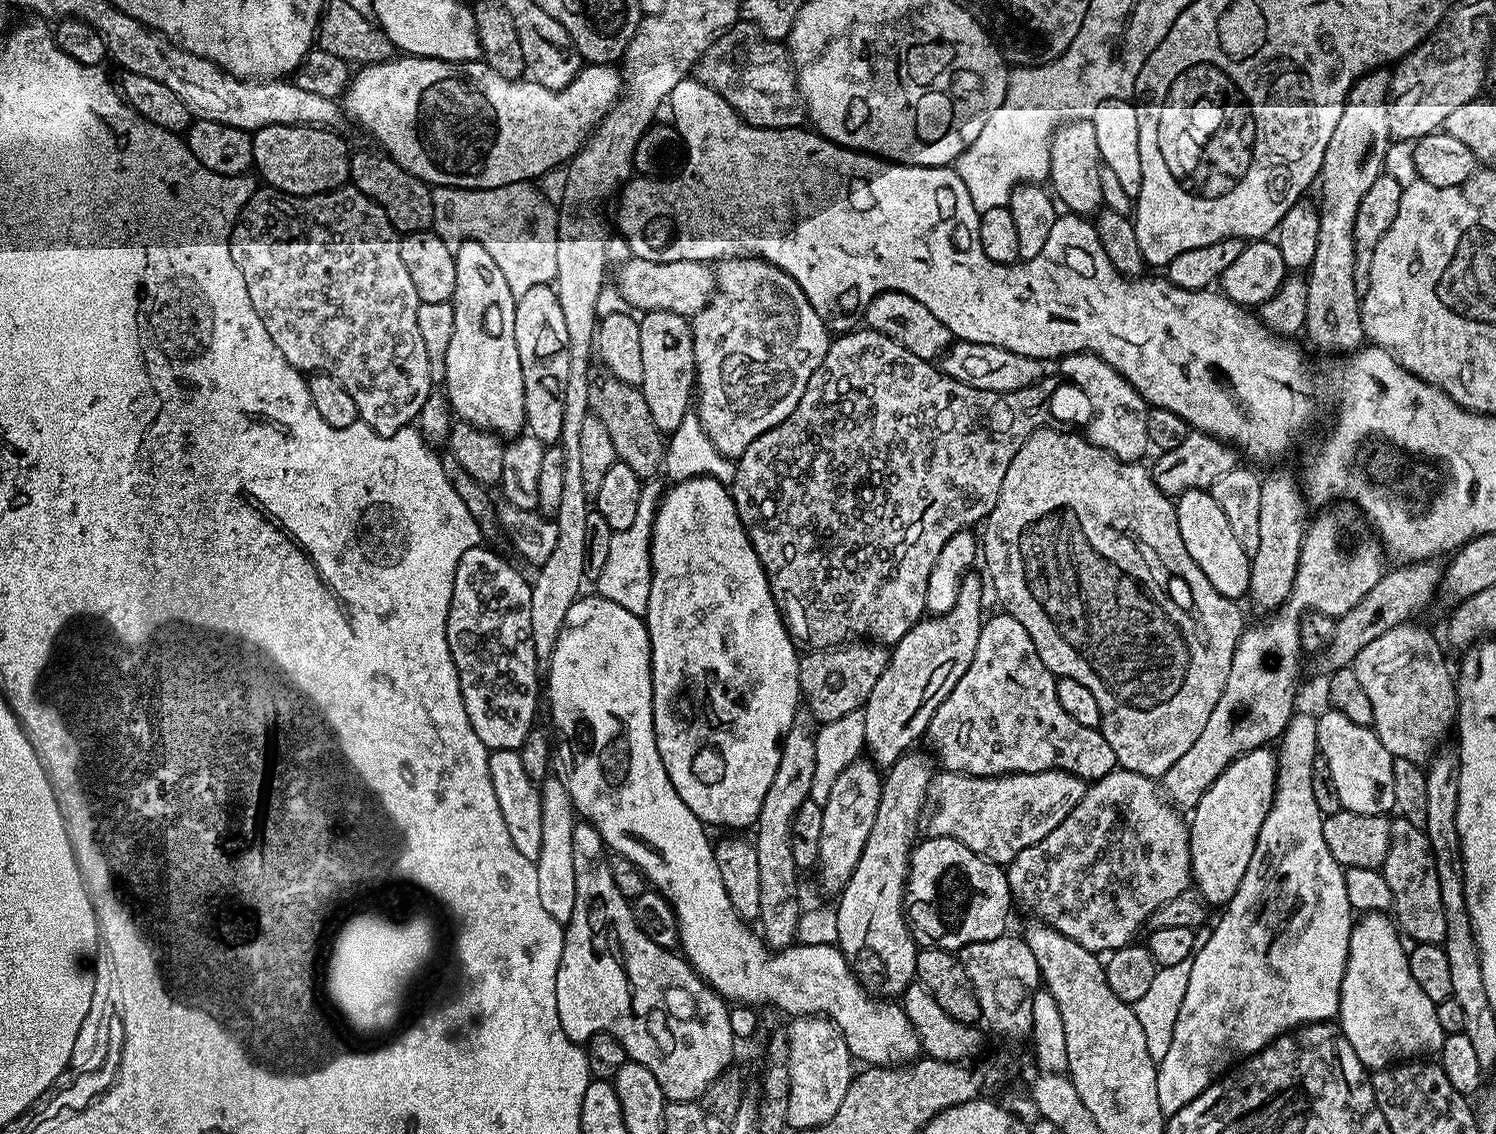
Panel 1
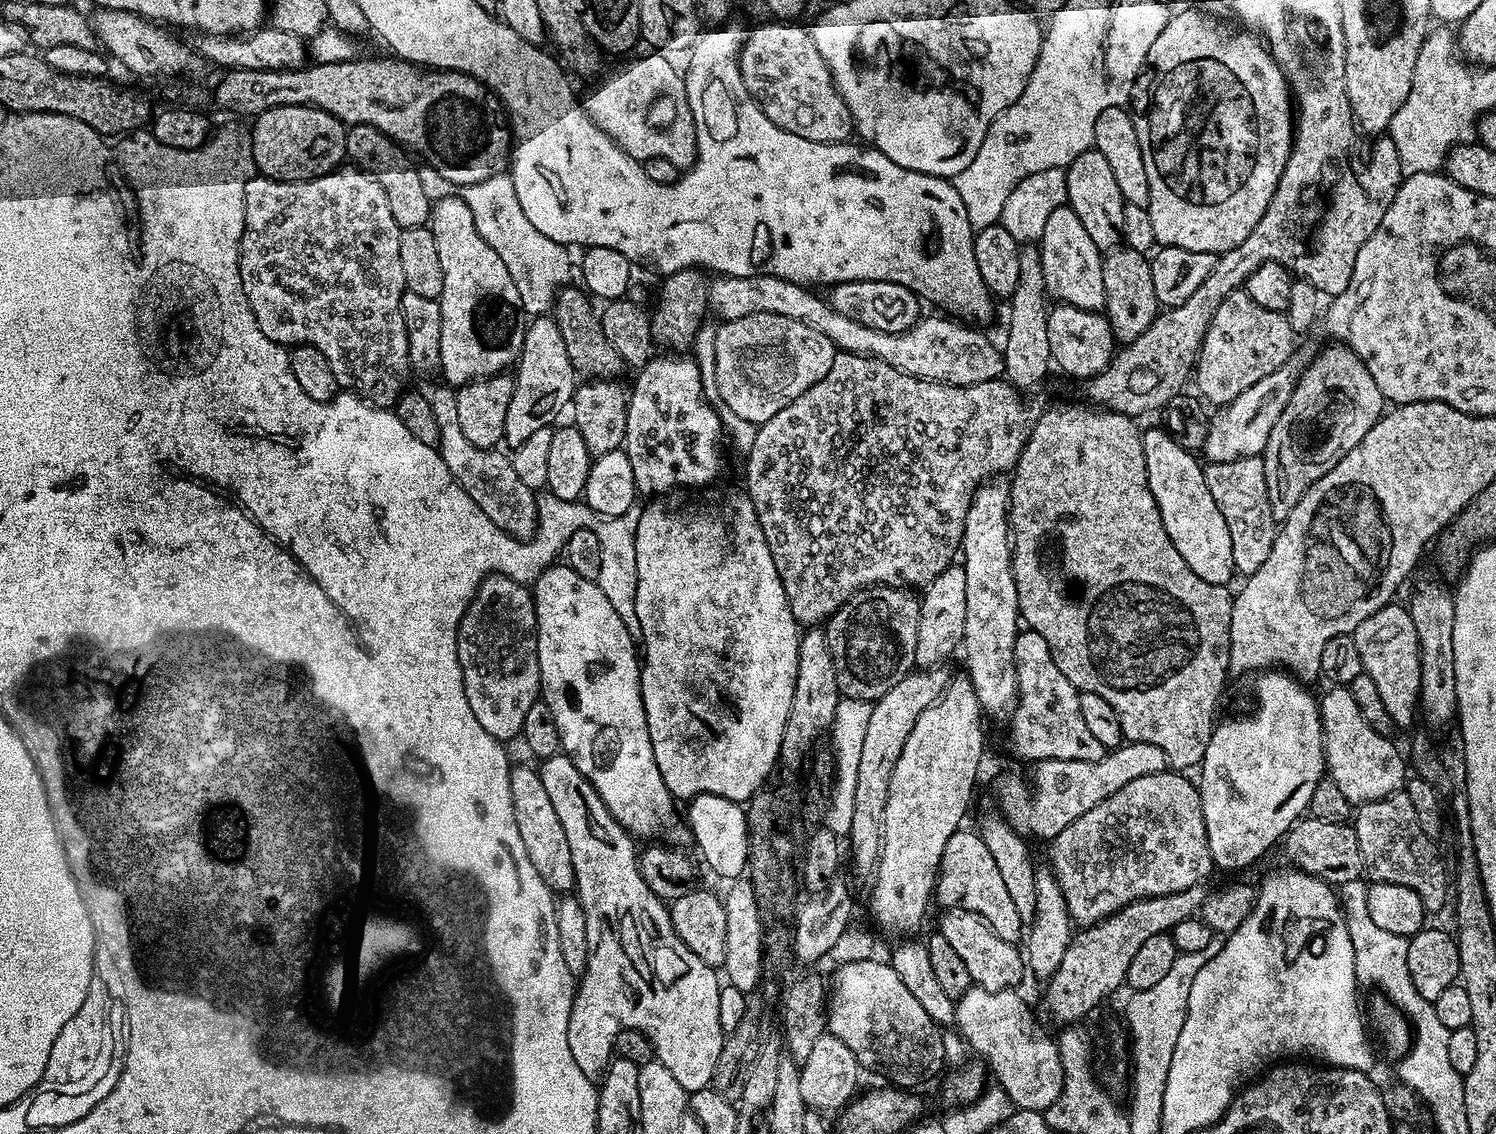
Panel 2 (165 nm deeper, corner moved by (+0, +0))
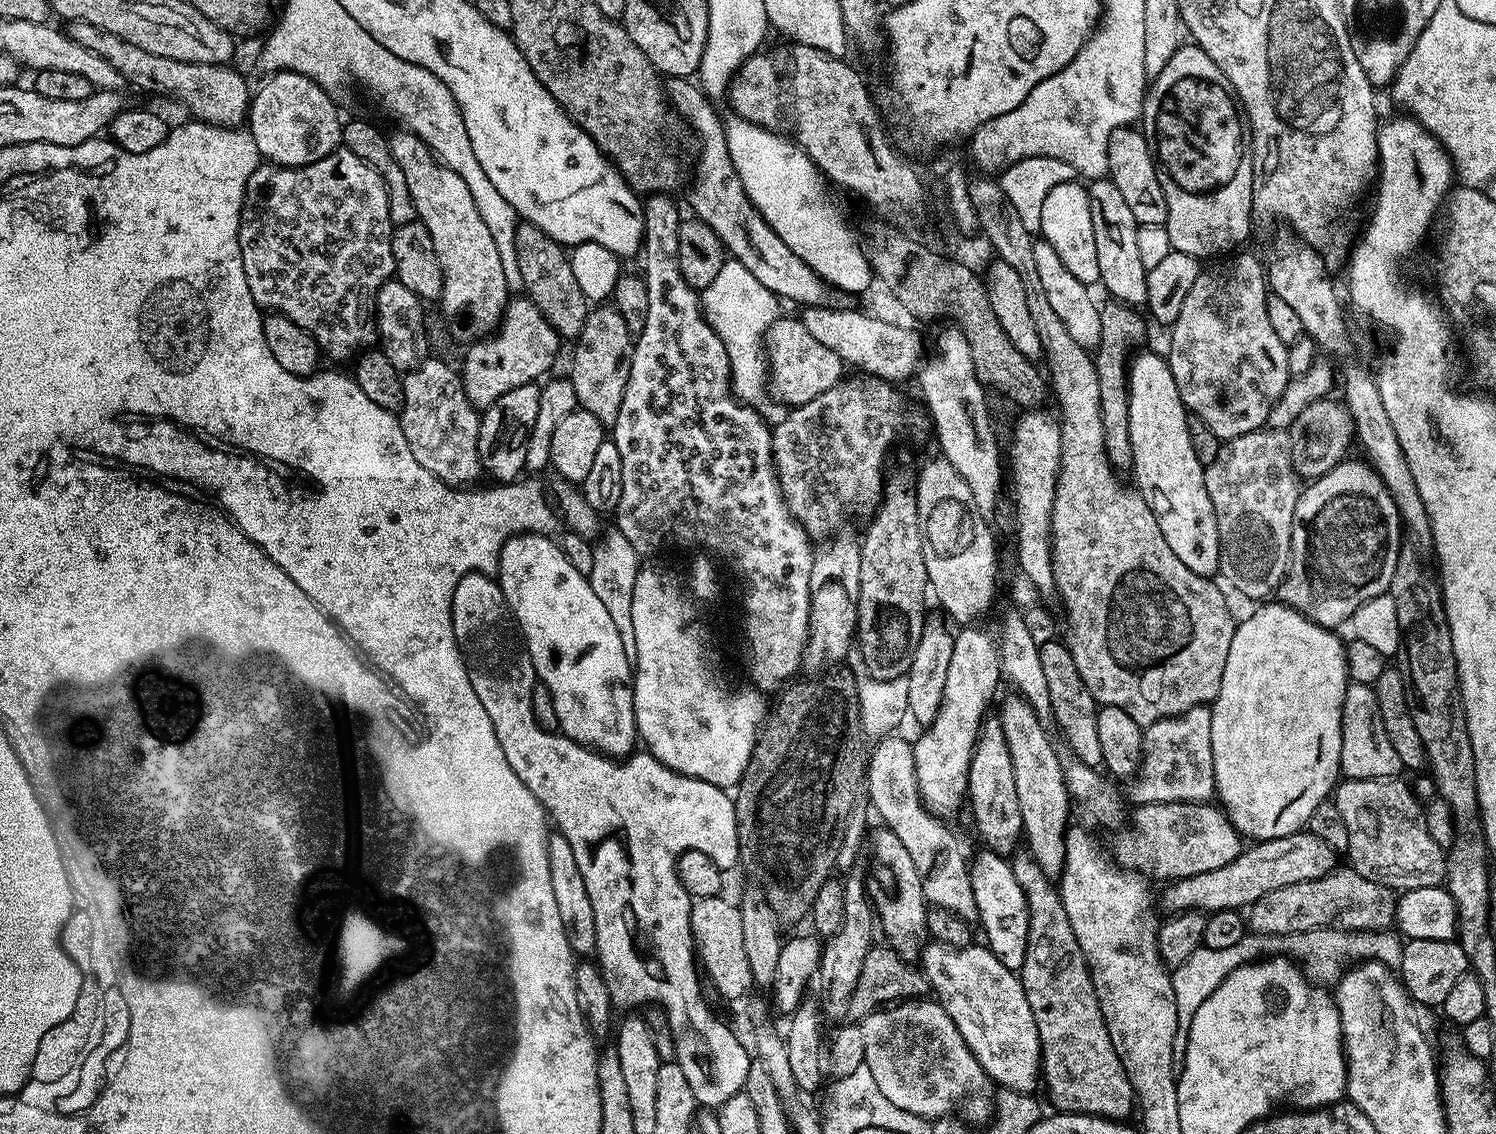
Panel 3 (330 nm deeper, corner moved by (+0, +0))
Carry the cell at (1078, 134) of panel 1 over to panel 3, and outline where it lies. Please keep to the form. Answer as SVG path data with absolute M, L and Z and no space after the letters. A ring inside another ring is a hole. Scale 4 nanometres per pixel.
M1096 178L1093 184L1087 185L1090 198L1090 218L1094 222L1094 246L1098 246L1098 270L1100 271L1099 283L1109 292L1113 301L1125 306L1144 306L1148 303L1146 286L1148 278L1138 255L1138 225L1134 214L1130 214L1130 206L1122 199L1118 186L1114 186L1111 178Z

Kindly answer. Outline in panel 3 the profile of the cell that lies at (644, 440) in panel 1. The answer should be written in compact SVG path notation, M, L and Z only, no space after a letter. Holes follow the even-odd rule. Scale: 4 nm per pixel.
M527 222L515 225L516 253L518 254L518 270L522 270L523 291L528 299L535 302L538 310L550 326L562 338L579 337L584 320L590 311L590 302L578 290L578 282L574 282L574 272L570 270L569 253L565 245L559 244L550 234L538 230L538 226Z

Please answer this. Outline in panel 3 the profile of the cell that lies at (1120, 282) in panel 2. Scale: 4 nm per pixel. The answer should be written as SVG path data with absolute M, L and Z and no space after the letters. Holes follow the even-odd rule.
M1108 302L1108 305L1103 305L1100 318L1102 334L1100 335L1096 373L1100 379L1100 409L1104 415L1104 449L1108 460L1120 470L1127 469L1132 462L1132 447L1128 437L1128 368L1126 367L1126 357L1129 355L1128 347L1143 338L1145 320L1143 315L1140 317L1136 312L1139 311L1135 307L1125 306L1119 302Z

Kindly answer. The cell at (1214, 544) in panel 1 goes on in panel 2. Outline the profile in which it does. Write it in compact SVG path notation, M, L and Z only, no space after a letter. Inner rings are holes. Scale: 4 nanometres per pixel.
M1163 427L1145 431L1143 438L1150 494L1154 494L1154 502L1158 502L1162 526L1166 526L1170 542L1174 542L1174 550L1186 558L1186 566L1190 566L1202 582L1231 585L1232 576L1235 577L1237 571L1234 550L1230 546L1230 530L1226 530L1226 518L1222 518L1222 510L1218 510L1218 502L1214 502L1210 486L1206 486L1201 461L1178 446L1175 438Z

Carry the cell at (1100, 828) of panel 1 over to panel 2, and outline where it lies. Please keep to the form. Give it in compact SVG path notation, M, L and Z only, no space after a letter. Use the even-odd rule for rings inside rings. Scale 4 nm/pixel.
M1165 770L1158 774L1146 774L1142 778L1134 778L1134 782L1130 782L1129 785L1122 786L1122 790L1110 794L1110 798L1106 798L1106 802L1098 802L1098 806L1094 806L1094 810L1086 810L1086 814L1082 814L1074 822L1070 822L1070 826L1066 826L1066 830L1062 830L1050 842L1050 848L1052 848L1050 870L1056 875L1058 886L1066 898L1068 913L1072 915L1072 919L1077 925L1097 924L1098 921L1105 920L1110 914L1122 910L1136 900L1154 898L1162 894L1174 894L1178 890L1186 890L1195 884L1204 884L1207 881L1207 876L1214 872L1212 854L1206 836L1206 818L1202 814L1200 789L1193 781L1191 784L1184 776L1187 775L1181 774L1176 770Z

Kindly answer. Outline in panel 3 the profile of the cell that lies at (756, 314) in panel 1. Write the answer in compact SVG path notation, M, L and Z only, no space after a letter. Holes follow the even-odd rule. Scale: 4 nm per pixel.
M777 318L768 327L766 333L766 368L770 373L770 380L772 376L773 390L788 403L788 406L799 406L818 398L818 394L830 390L835 384L839 384L845 375L846 365L838 354L834 354L834 350L830 350L830 346L822 346L822 342L818 342L818 338L814 338L814 334L810 334L810 330L806 330L806 326L799 318L784 319Z

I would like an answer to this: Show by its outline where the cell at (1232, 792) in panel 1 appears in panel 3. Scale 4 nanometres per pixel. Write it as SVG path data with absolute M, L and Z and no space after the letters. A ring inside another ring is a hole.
M1264 602L1256 608L1248 617L1243 621L1242 619L1236 625L1236 632L1232 635L1230 648L1226 654L1226 662L1222 670L1222 680L1220 682L1220 689L1216 695L1216 699L1212 701L1210 707L1212 710L1212 725L1210 726L1210 738L1212 739L1212 753L1214 754L1214 778L1216 779L1216 796L1219 803L1222 805L1225 812L1228 813L1228 820L1234 827L1240 831L1241 837L1247 838L1252 842L1259 842L1261 840L1273 840L1274 838L1286 838L1290 834L1301 831L1307 825L1308 819L1314 812L1315 808L1320 803L1327 801L1333 795L1334 789L1341 779L1342 773L1340 770L1340 759L1342 758L1342 702L1346 698L1346 690L1350 683L1347 666L1347 654L1345 652L1345 641L1340 641L1336 637L1337 633L1330 628L1324 628L1321 624L1315 624L1308 617L1302 615L1296 608L1290 608L1283 602L1275 602L1276 604L1268 604L1272 602Z

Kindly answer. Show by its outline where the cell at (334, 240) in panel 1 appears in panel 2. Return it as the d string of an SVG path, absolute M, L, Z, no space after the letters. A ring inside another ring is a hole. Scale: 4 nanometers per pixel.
M341 166L335 168L333 172L322 174L318 178L310 178L309 180L274 180L271 176L263 174L253 175L251 180L244 181L244 233L240 239L240 286L246 298L252 307L254 318L258 322L258 326L262 330L262 334L266 334L266 338L270 338L276 344L285 346L295 346L297 344L309 344L318 350L322 350L322 354L326 354L326 358L330 361L330 370L334 370L334 378L338 378L341 389L347 390L362 400L368 401L369 404L375 404L378 408L391 409L395 405L396 399L409 387L408 376L410 377L410 369L408 367L408 343L406 342L406 322L402 322L402 298L406 291L404 279L402 278L402 262L398 255L398 238L400 237L400 227L398 222L394 222L394 214L390 214L390 202L386 198L386 190L382 190L382 186L377 182L375 176L371 172L365 172L359 166Z

